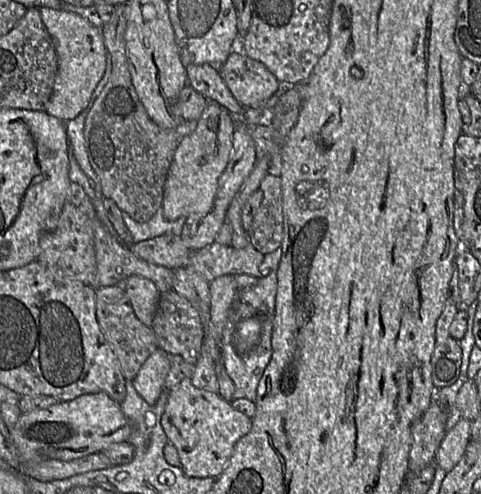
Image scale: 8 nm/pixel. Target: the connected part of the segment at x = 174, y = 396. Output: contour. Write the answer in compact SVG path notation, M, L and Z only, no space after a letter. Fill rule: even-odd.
M190 379L167 389L161 425L169 442L176 448L181 468L188 477L218 478L233 453L236 442L252 428L252 418L232 407L218 393L194 386Z

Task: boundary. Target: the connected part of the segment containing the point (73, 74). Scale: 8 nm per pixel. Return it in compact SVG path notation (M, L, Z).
M45 7L39 8L39 11L58 56L58 72L44 112L66 122L89 106L93 91L105 73L108 55L103 31L101 27L73 12Z

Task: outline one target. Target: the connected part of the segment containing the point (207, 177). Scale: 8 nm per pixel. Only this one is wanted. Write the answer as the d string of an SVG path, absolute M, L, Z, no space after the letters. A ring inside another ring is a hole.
M209 102L198 119L194 132L179 142L164 186L162 206L167 220L202 217L212 210L219 178L226 169L232 154L234 118L216 102Z

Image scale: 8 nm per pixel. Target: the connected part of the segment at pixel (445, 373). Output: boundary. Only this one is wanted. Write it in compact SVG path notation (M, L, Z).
M452 336L436 340L431 358L432 381L436 388L454 384L460 377L462 349Z

